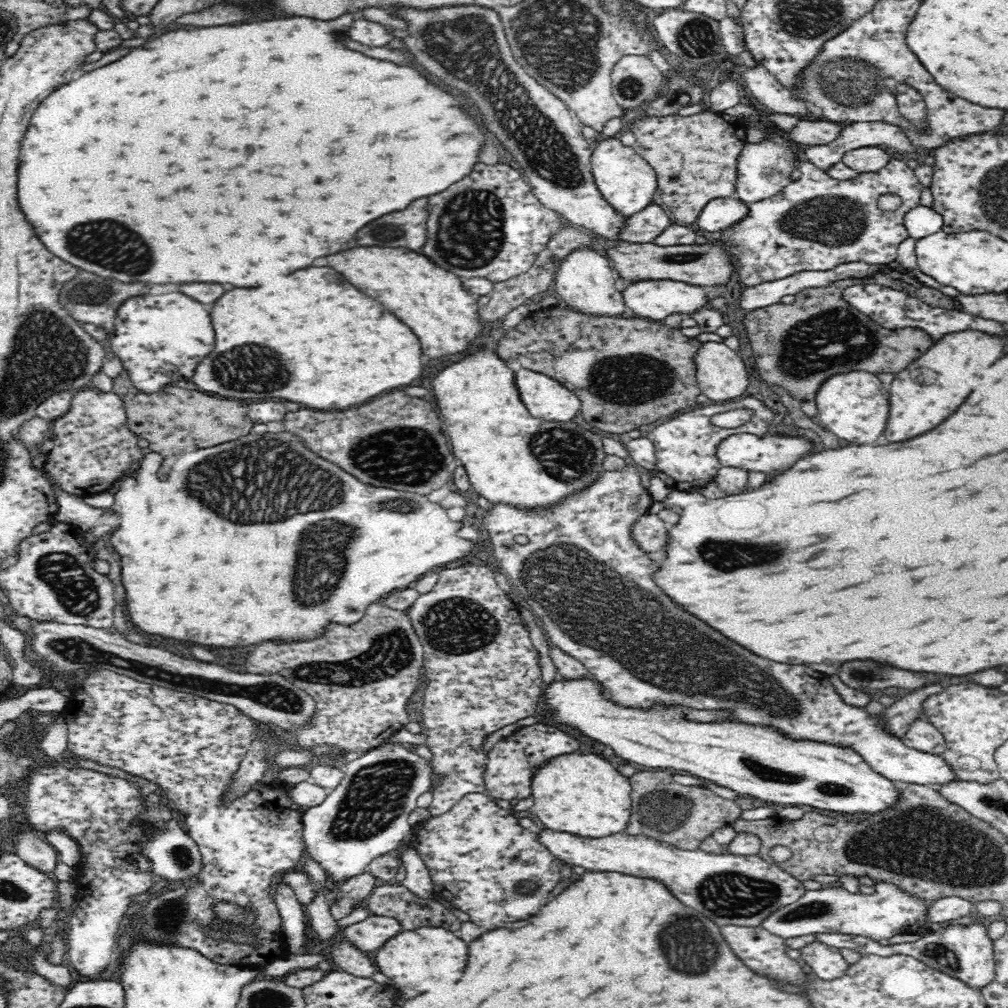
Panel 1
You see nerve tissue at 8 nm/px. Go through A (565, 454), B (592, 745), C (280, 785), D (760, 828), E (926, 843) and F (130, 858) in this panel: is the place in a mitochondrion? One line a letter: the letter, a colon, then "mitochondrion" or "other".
A: mitochondrion
B: other
C: other
D: other
E: mitochondrion
F: other

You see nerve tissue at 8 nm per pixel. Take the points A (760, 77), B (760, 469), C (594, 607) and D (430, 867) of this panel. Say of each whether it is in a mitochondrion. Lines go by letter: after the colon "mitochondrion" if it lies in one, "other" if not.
A: other
B: other
C: mitochondrion
D: other

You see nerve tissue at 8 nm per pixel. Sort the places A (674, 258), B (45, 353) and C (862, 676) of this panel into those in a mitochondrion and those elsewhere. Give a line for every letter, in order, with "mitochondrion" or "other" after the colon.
A: mitochondrion
B: mitochondrion
C: mitochondrion

